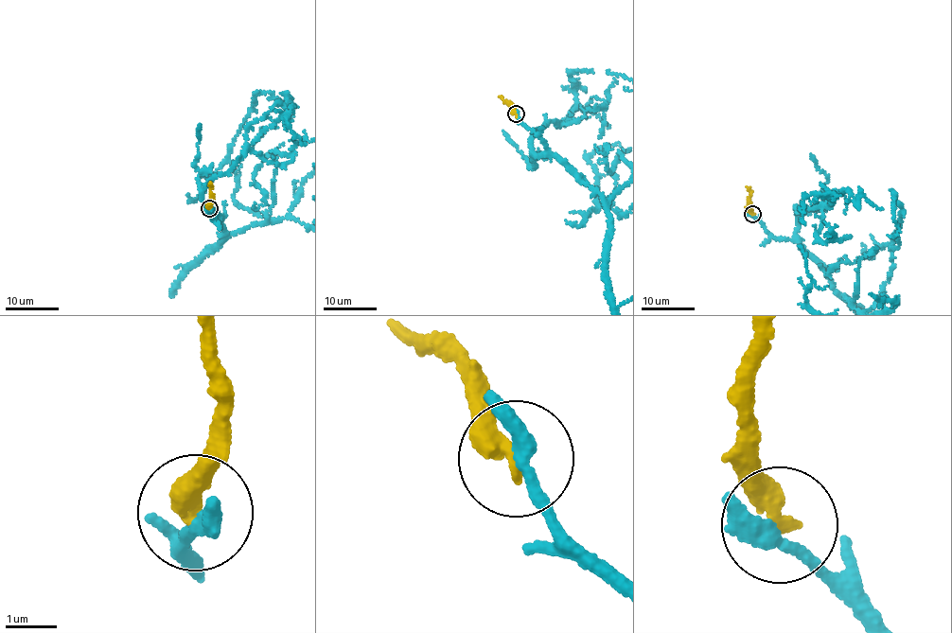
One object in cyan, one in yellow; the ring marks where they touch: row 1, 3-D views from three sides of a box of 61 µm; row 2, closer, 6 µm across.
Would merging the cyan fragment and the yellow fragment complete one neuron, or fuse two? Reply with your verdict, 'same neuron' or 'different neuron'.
different neuron

